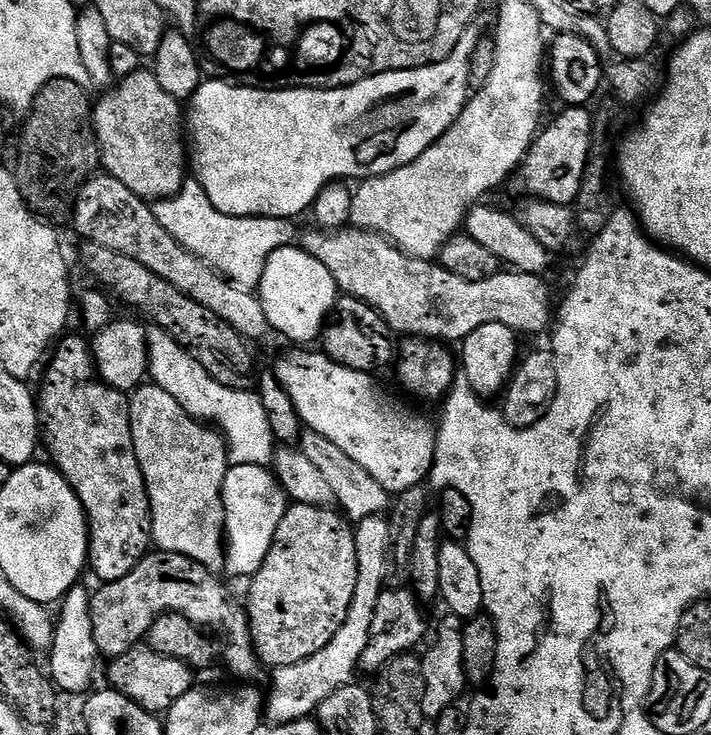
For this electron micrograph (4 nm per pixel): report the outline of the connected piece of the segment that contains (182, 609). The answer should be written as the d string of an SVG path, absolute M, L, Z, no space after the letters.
M149 551L144 560L126 574L126 578L109 584L101 583L100 589L96 588L91 593L94 642L99 655L115 658L126 654L147 637L150 626L154 626L159 616L179 612L201 630L221 632L228 643L228 649L225 652L223 649L222 660L228 663L234 675L244 679L241 681L255 681L252 679L262 671L262 665L252 645L252 627L245 605L232 597L231 590L220 579L217 573L206 570L206 566L182 554Z

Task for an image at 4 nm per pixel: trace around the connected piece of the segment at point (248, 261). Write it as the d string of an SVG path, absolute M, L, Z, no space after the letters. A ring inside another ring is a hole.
M195 180L185 181L178 195L168 200L155 201L152 213L159 225L183 248L206 261L237 286L259 286L270 254L279 248L289 247L298 236L298 231L292 225L295 223L288 218L222 214Z

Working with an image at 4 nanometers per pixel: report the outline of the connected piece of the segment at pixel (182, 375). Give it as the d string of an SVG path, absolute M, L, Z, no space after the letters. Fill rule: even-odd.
M149 327L147 333L151 381L166 390L196 420L215 427L220 426L224 430L231 465L269 467L275 456L276 441L260 396L255 391L236 391L216 382L198 362L190 358L188 352L174 342L172 336L165 334L160 328Z

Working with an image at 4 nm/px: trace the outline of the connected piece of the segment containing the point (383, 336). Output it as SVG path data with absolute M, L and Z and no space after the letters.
M341 295L339 299L337 299L336 307L334 309L334 321L335 320L336 324L329 323L322 333L322 351L324 355L329 356L334 363L346 366L355 372L371 372L373 374L379 373L379 368L386 367L388 363L390 363L389 365L393 363L393 330L369 304L362 302L358 298L354 298L353 296Z

